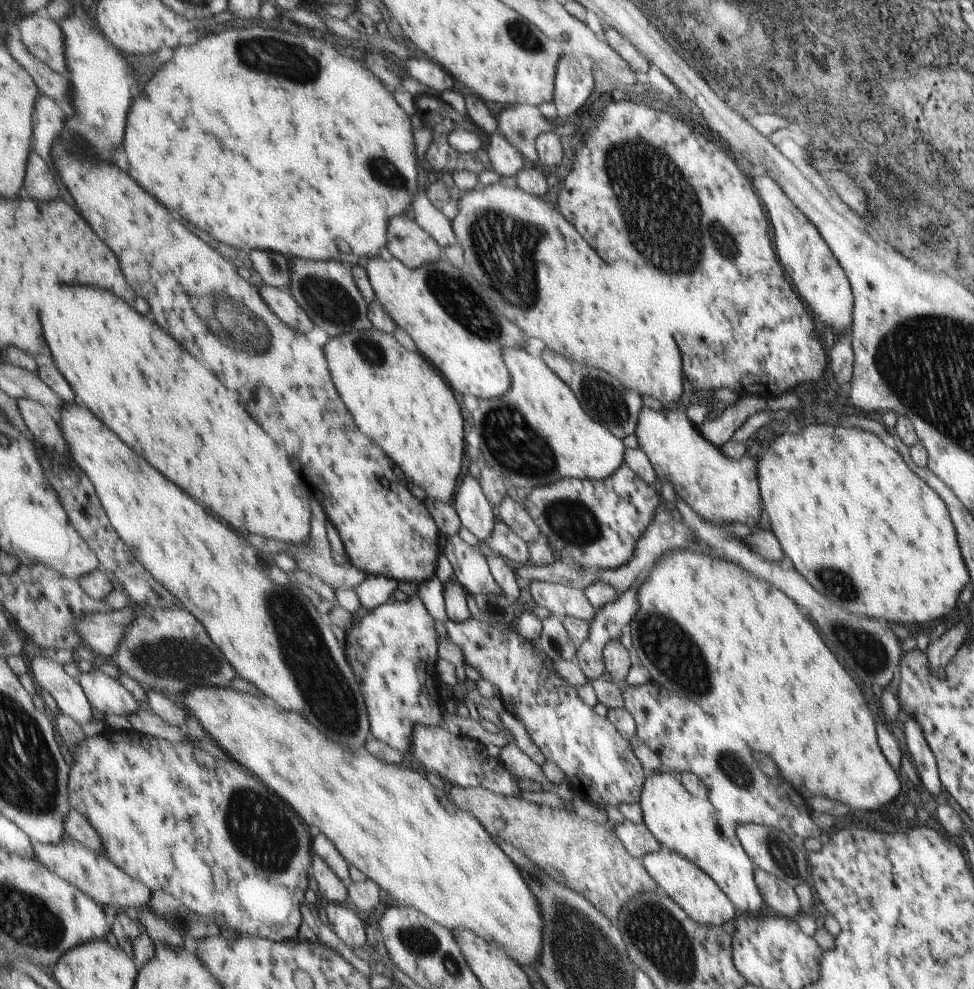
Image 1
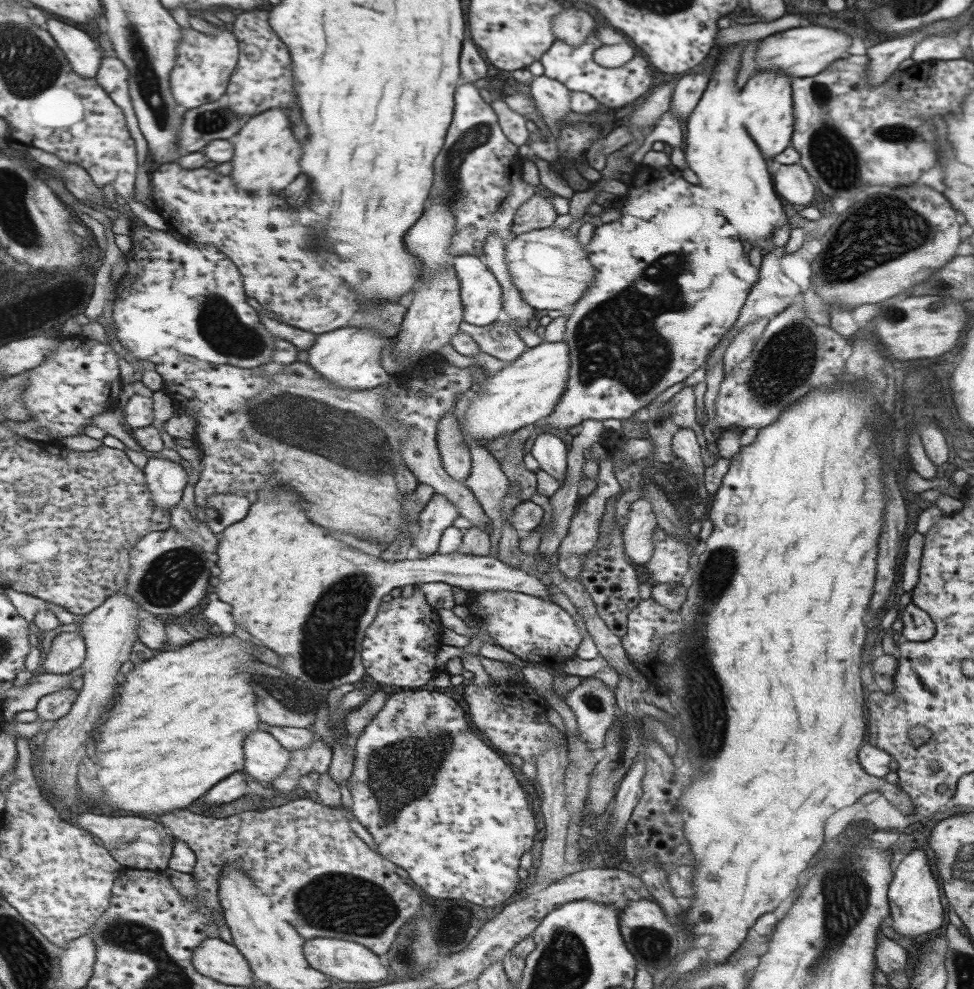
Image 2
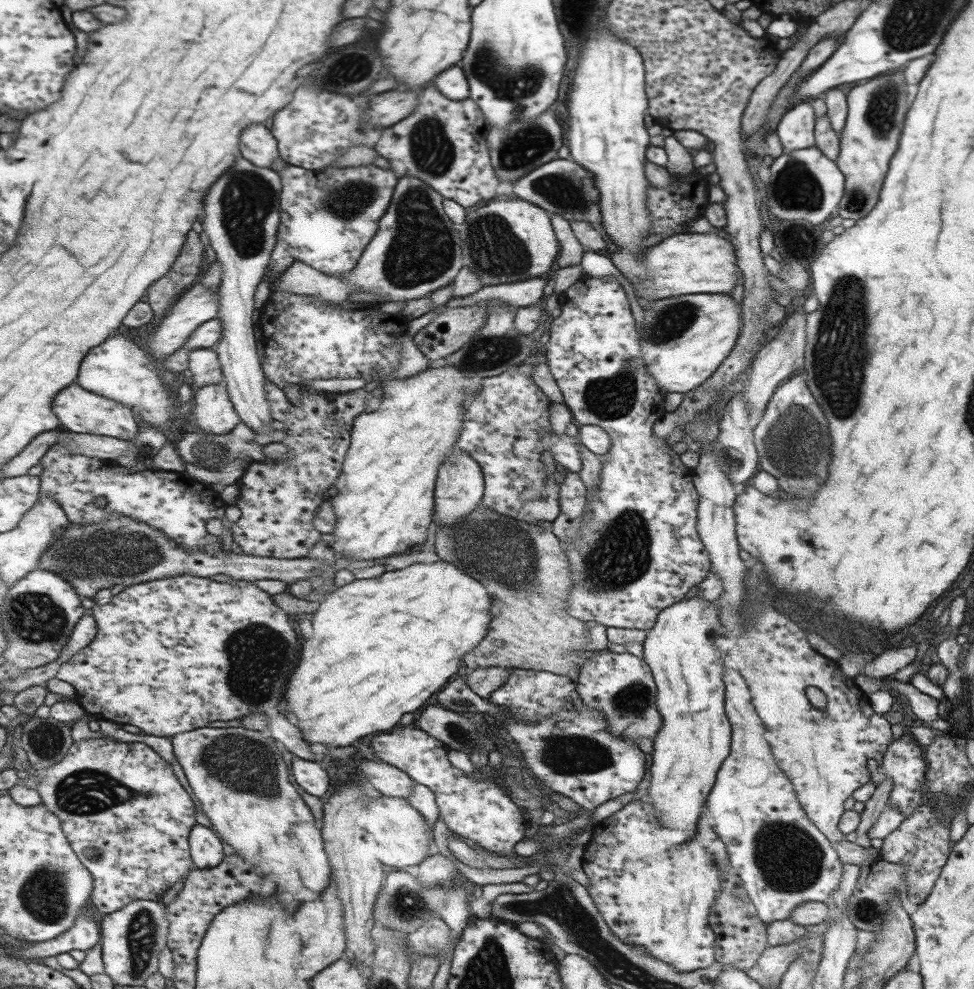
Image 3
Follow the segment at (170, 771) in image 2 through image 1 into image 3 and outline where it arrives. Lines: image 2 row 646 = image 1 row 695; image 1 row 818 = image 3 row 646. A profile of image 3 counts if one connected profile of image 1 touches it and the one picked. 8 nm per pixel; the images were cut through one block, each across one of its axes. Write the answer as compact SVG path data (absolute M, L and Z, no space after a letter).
M447 562L413 564L373 579L354 579L338 588L313 612L313 638L305 638L305 656L289 684L287 708L299 718L305 740L349 746L357 738L388 730L405 713L417 710L459 668L463 654L476 648L489 628L491 598L481 582Z

